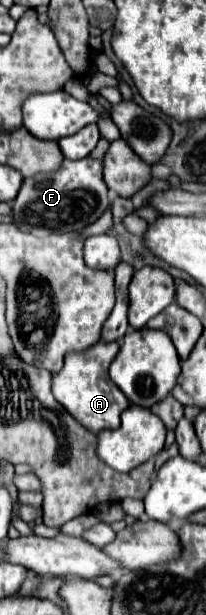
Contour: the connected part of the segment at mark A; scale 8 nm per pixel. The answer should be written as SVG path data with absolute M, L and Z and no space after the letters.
M95 343L81 353L69 353L63 369L53 377L55 399L79 421L85 429L99 433L119 427L119 415L129 407L129 399L109 379L109 365L119 351L119 343Z

